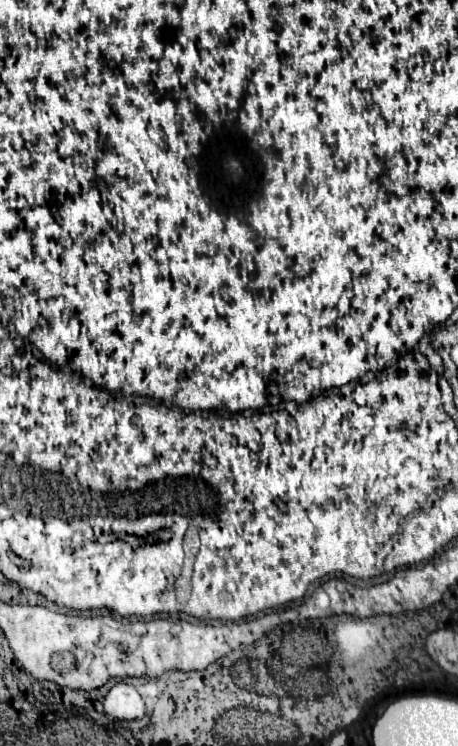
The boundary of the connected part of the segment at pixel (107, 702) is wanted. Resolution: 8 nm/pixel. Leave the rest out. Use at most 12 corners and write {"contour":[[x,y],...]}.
{"contour":[[116,684],[104,698],[114,720],[144,716],[144,700],[130,684]]}

